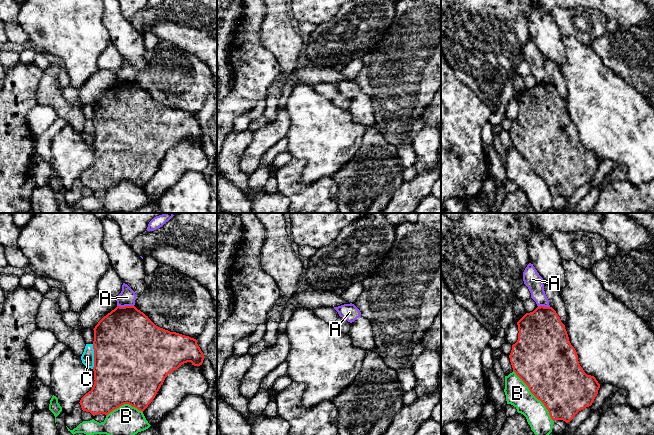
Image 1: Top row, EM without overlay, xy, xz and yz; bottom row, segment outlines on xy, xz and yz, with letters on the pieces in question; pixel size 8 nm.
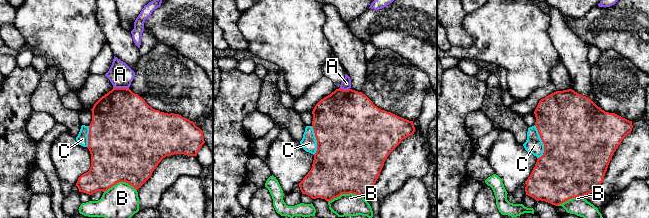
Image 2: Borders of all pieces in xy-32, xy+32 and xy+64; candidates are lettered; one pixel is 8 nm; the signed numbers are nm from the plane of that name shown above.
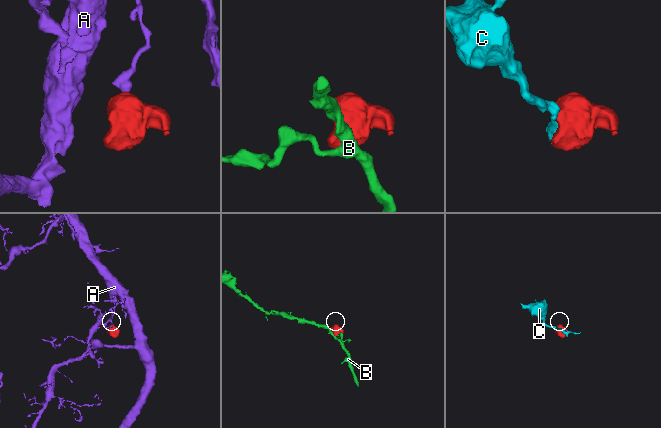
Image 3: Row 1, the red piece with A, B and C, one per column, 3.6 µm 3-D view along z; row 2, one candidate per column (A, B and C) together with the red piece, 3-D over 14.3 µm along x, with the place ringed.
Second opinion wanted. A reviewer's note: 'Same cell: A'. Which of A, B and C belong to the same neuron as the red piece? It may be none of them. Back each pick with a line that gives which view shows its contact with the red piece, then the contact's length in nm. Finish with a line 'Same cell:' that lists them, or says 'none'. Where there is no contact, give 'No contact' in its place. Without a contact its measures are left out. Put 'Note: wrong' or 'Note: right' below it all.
Same cell: none
Note: wrong

